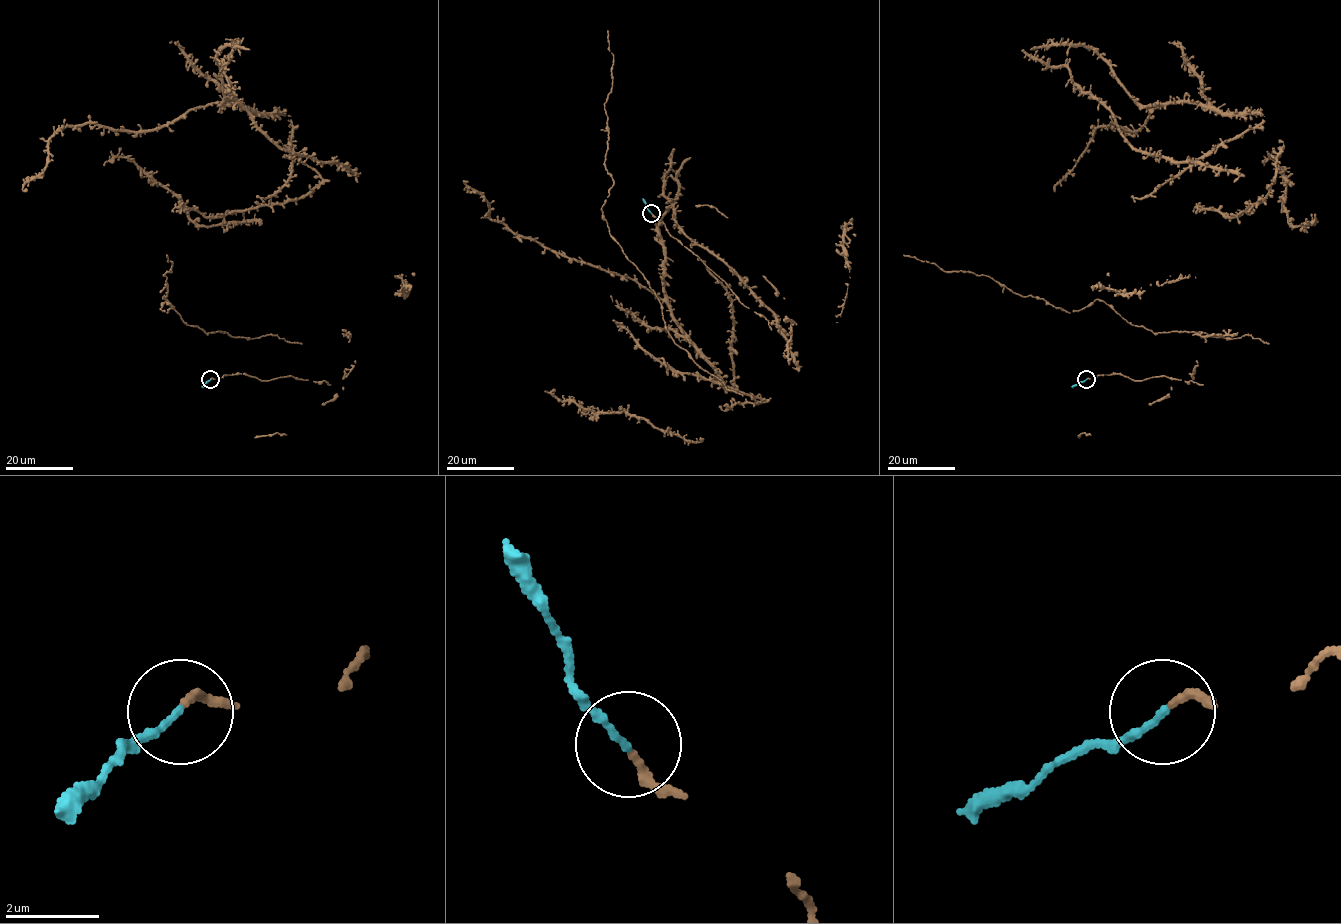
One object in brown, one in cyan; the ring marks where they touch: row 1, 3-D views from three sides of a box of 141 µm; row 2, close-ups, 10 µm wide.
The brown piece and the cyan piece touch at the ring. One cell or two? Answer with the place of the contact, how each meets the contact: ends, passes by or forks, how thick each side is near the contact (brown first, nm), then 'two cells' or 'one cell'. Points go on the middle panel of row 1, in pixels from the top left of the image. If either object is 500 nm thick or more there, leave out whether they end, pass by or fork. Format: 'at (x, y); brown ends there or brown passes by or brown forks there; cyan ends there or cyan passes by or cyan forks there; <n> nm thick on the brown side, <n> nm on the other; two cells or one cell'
at (651, 213); brown ends there; cyan ends there; 170 nm thick on the brown side, 160 nm on the other; one cell

